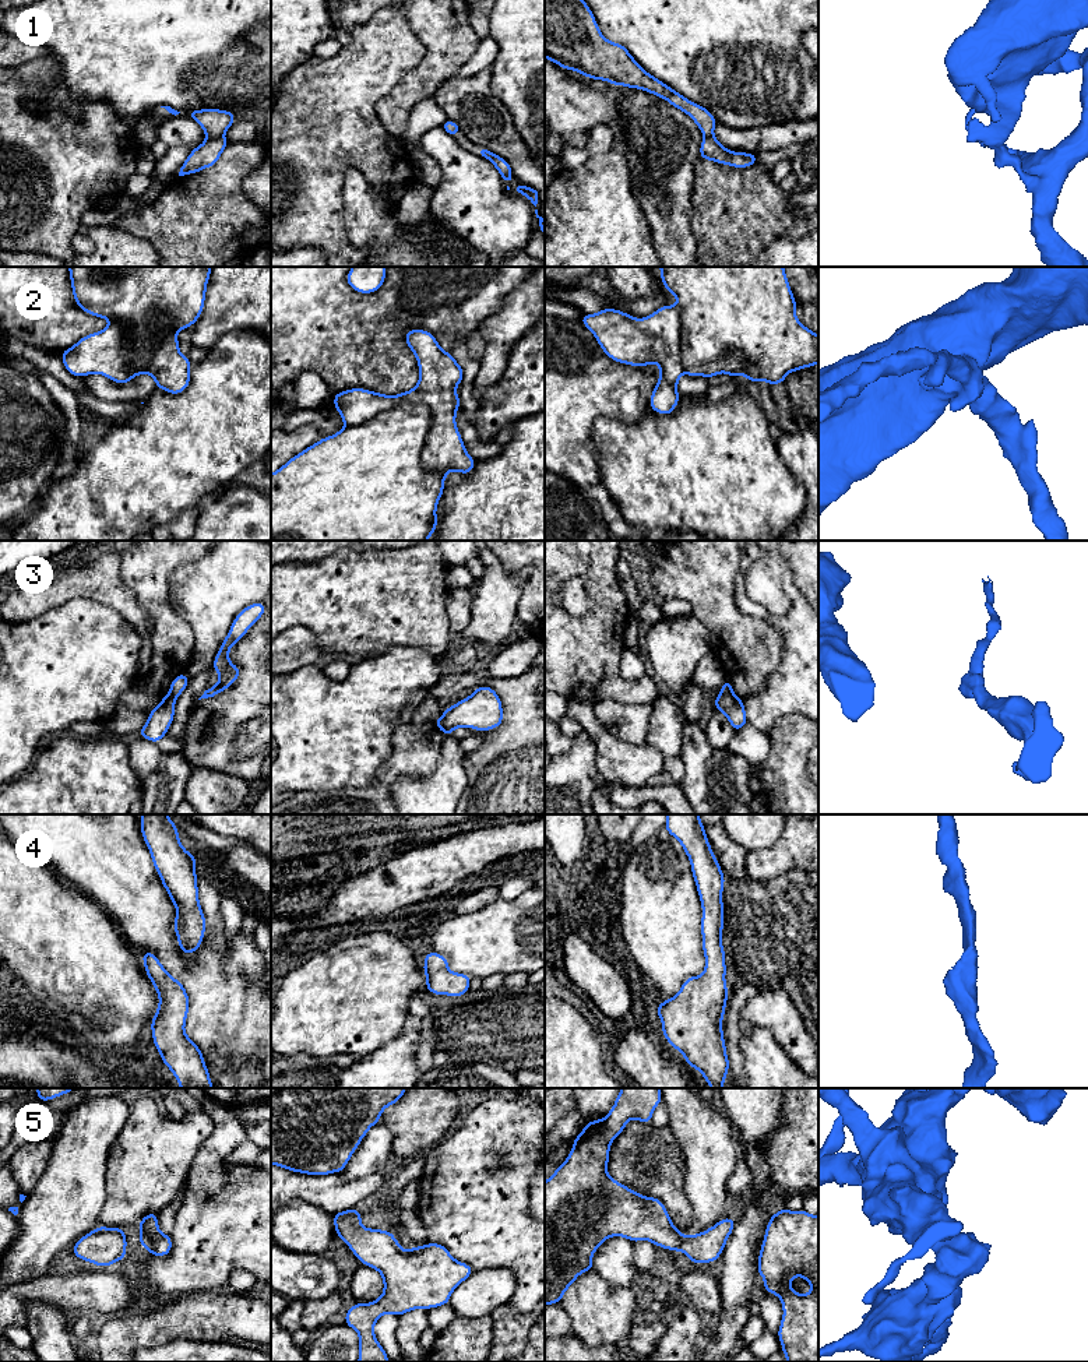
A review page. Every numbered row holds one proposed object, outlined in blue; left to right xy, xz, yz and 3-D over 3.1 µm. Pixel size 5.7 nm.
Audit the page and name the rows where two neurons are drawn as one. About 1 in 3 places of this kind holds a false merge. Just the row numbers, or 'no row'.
1, 2, 3

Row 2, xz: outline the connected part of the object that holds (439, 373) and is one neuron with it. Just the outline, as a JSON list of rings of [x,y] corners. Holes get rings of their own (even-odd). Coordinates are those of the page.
[[[412,328],[405,334],[405,342],[419,365],[419,381],[412,390],[384,395],[351,388],[334,394],[334,408],[345,426],[351,426],[363,423],[387,408],[409,402],[425,404],[432,411],[432,426],[422,450],[423,467],[439,472],[443,479],[451,471],[468,475],[475,468],[475,460],[465,450],[455,423],[461,405],[455,390],[462,381],[464,370],[429,331]]]

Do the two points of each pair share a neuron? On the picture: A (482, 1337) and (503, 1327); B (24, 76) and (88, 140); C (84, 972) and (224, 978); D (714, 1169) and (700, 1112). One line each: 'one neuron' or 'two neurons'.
A: two neurons
B: one neuron
C: two neurons
D: one neuron

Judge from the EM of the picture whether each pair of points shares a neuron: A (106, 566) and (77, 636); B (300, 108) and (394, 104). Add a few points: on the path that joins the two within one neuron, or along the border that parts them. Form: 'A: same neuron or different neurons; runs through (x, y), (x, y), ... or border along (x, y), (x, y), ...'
A: different neurons; border along (60, 604), (88, 598), (122, 616)
B: different neurons; border along (397, 83), (375, 105), (375, 113), (388, 133)

